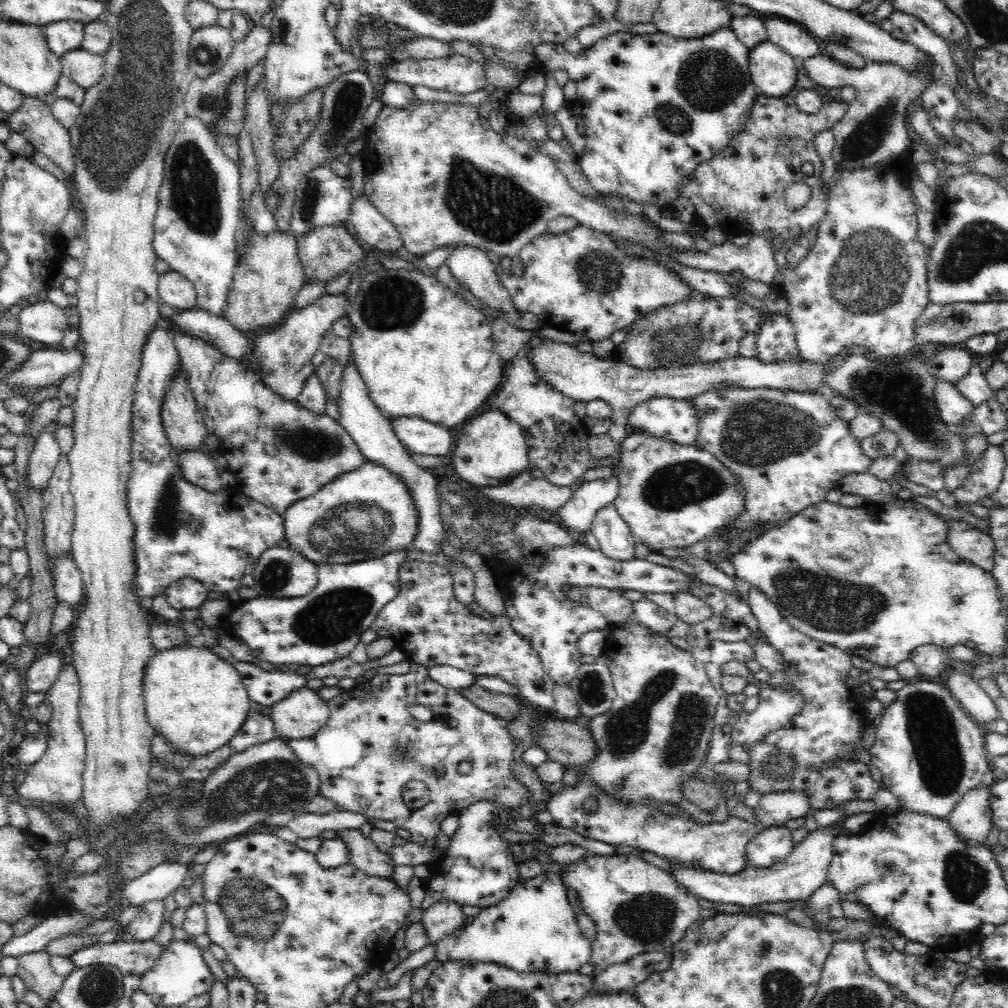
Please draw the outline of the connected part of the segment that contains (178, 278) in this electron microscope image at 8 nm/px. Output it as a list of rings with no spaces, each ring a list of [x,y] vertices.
[[[170,270],[160,275],[157,291],[162,303],[185,311],[197,306],[197,294],[193,282],[176,271]]]

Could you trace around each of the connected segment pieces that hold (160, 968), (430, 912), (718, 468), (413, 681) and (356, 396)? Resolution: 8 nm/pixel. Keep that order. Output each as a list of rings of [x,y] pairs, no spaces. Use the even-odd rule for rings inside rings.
[[[172,940],[164,949],[156,964],[142,972],[140,977],[140,990],[150,996],[155,1005],[182,1006],[185,1002],[196,996],[210,994],[214,976],[202,958],[201,948],[191,940]]]
[[[440,900],[423,910],[420,924],[426,931],[429,945],[435,946],[448,938],[452,931],[460,928],[466,916],[462,913],[462,905]]]
[[[644,431],[628,435],[621,446],[622,453],[615,472],[618,477],[618,494],[612,505],[628,525],[635,542],[645,544],[652,552],[660,552],[665,548],[683,548],[705,540],[744,512],[747,492],[743,484],[712,452],[702,450],[697,445],[675,444]]]
[[[411,663],[408,674],[393,676],[377,673],[371,680],[359,679],[354,688],[328,700],[327,708],[330,716],[326,726],[322,726],[312,737],[296,740],[276,736],[274,740],[286,744],[288,751],[294,753],[300,762],[316,769],[319,796],[334,802],[336,812],[360,813],[368,820],[390,820],[396,827],[408,830],[408,842],[435,849],[442,821],[453,814],[459,816],[462,810],[478,801],[494,801],[497,804],[499,812],[493,826],[500,832],[507,830],[509,823],[517,819],[516,812],[512,811],[519,811],[523,803],[532,802],[530,790],[513,774],[513,764],[516,762],[514,750],[518,744],[509,733],[510,721],[482,711],[456,689],[439,686],[428,677],[424,666]],[[416,703],[430,708],[432,718],[429,722],[420,722],[408,713],[408,706]],[[462,760],[472,764],[473,770],[468,775],[462,775],[456,769]],[[411,780],[424,782],[430,790],[430,802],[419,810],[410,810],[404,804],[405,786]]]
[[[353,360],[343,368],[341,385],[339,423],[356,443],[356,447],[358,447],[366,461],[378,463],[386,467],[391,473],[397,474],[411,490],[419,516],[419,529],[412,547],[424,552],[442,552],[440,542],[446,538],[446,533],[444,533],[444,525],[442,525],[442,519],[438,514],[439,500],[433,475],[422,467],[417,466],[408,451],[402,446],[402,443],[398,441],[396,433],[392,429],[390,418],[383,415],[374,404],[374,401],[370,399],[368,389],[366,389],[366,385],[364,385],[364,381],[362,381],[362,377],[360,377]]]

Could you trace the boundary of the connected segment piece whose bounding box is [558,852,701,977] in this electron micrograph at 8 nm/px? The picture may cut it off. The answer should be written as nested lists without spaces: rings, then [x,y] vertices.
[[[587,852],[574,862],[562,864],[558,877],[562,879],[566,890],[572,889],[576,892],[578,905],[595,925],[596,938],[591,942],[590,958],[588,958],[593,977],[609,966],[626,962],[637,954],[644,954],[647,951],[660,951],[665,954],[670,952],[684,938],[685,932],[700,920],[699,898],[688,893],[686,887],[678,886],[668,871],[634,854],[619,855],[615,852],[603,855]]]

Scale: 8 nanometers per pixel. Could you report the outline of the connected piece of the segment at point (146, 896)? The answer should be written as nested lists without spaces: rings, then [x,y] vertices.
[[[160,863],[154,865],[141,874],[127,881],[120,904],[126,906],[140,906],[150,900],[163,900],[174,892],[190,874],[190,869],[180,863]]]

